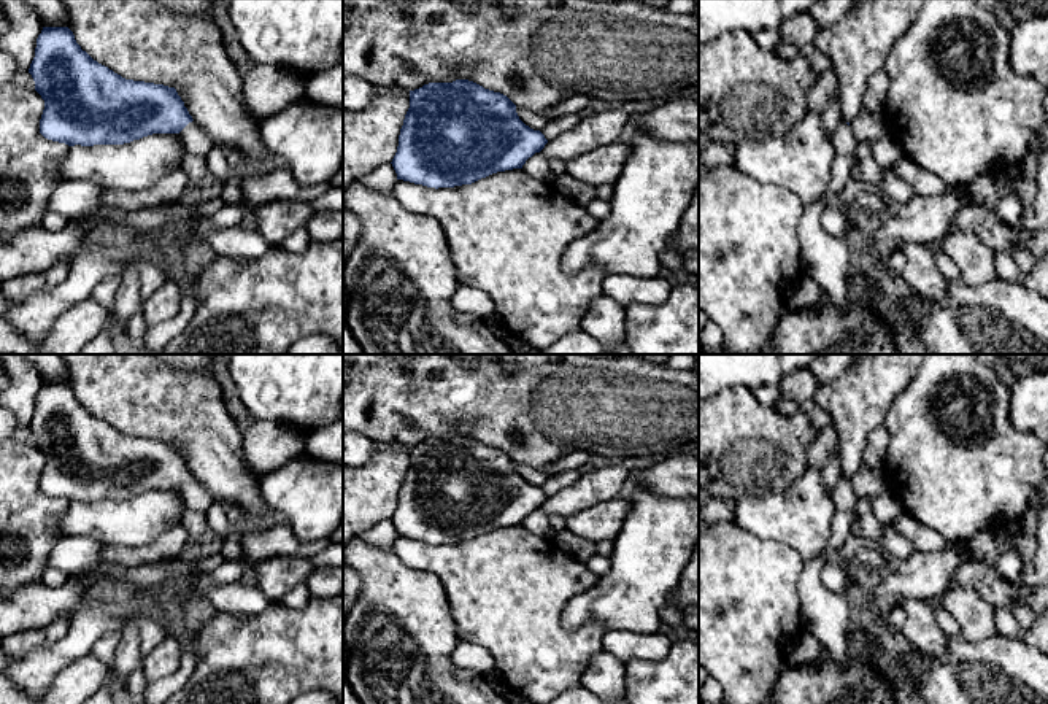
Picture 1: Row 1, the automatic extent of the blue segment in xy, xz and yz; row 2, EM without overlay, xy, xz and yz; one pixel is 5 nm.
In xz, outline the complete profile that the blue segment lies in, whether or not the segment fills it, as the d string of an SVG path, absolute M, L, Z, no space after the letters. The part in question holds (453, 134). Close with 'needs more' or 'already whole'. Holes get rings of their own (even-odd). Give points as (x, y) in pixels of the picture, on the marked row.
M468 81L429 83L410 91L410 108L399 135L392 167L397 180L427 188L472 184L497 172L522 168L548 140L526 126L516 105L503 94Z; already whole

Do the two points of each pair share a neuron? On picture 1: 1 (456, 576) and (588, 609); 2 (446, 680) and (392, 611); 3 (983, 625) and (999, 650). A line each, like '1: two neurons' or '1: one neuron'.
1: two neurons
2: one neuron
3: two neurons

